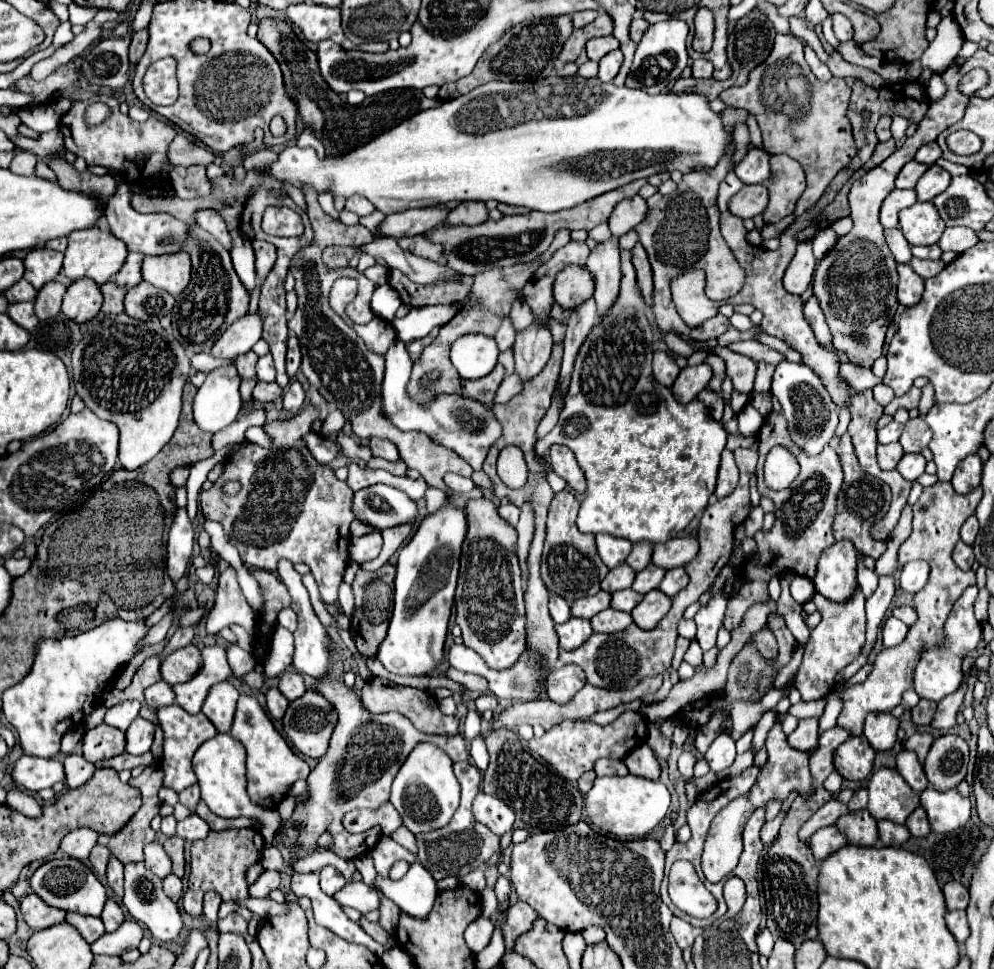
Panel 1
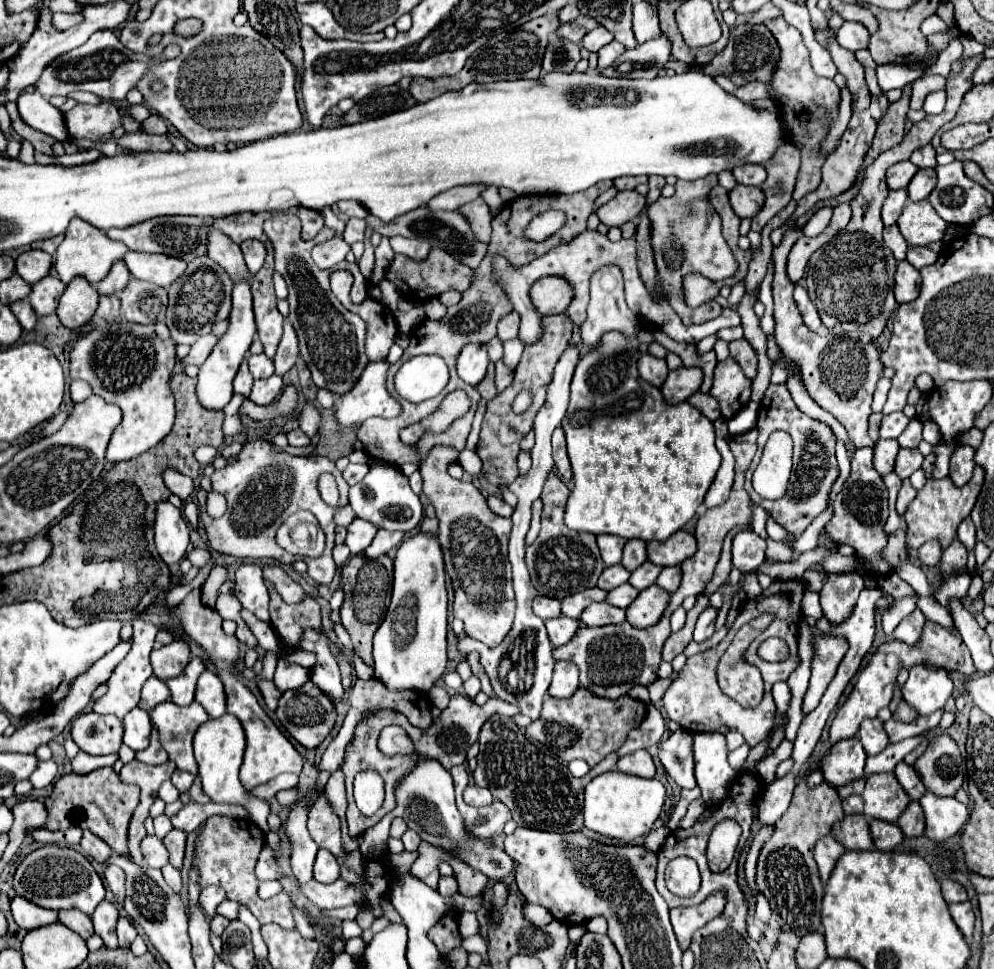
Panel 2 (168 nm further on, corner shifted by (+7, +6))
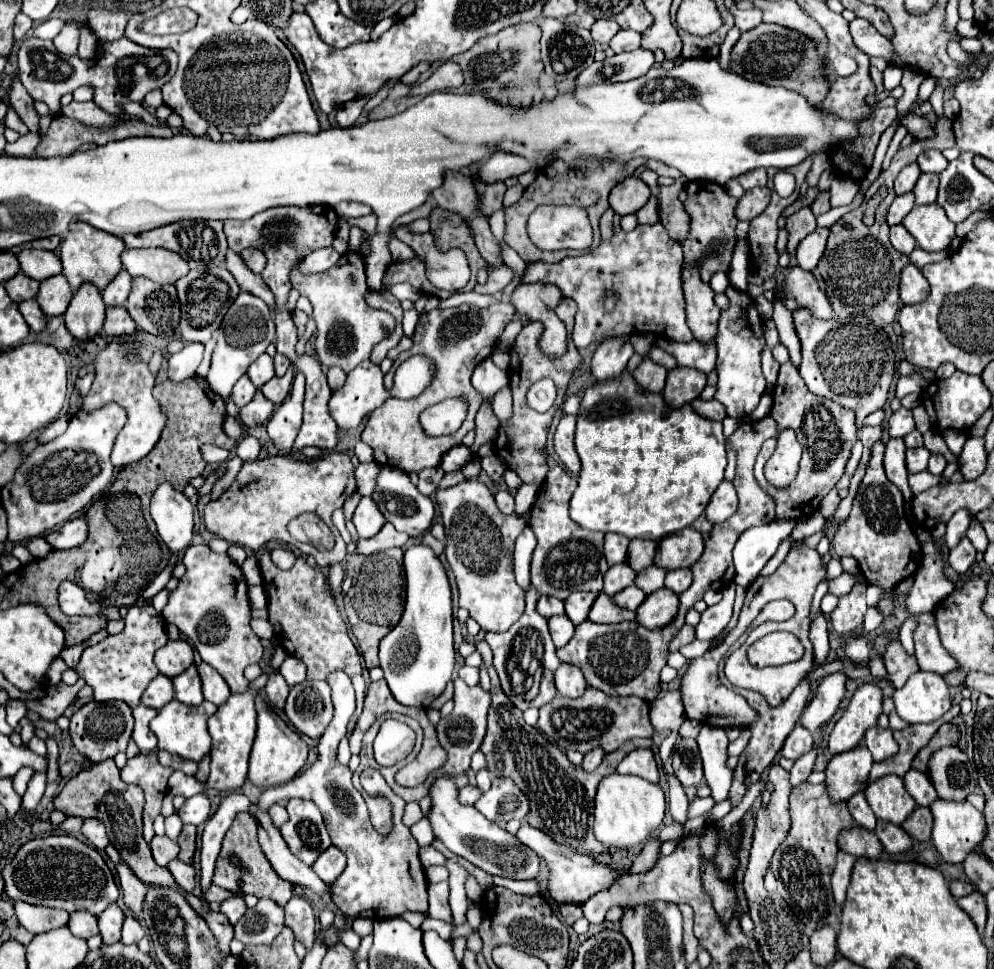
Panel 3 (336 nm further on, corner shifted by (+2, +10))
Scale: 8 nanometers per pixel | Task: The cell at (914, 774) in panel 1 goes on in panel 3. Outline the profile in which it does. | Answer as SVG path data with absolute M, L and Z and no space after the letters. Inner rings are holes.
M910 768L906 772L904 786L906 786L906 790L910 792L910 796L914 798L914 802L918 806L930 806L930 802L938 796L930 778L928 778L928 774L924 774L920 770L914 770L914 768Z

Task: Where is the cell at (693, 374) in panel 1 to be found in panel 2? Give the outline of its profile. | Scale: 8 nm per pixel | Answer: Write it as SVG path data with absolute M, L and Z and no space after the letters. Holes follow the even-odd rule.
M683 366L683 368L669 372L665 384L661 386L661 394L667 400L667 404L681 404L699 390L701 382L703 382L701 368L685 368Z

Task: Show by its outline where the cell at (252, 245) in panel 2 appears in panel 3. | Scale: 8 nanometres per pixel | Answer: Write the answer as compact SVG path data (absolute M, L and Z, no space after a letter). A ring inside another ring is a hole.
M246 248L244 252L240 252L240 256L244 258L244 262L246 262L256 274L260 274L260 272L264 270L264 266L266 266L266 256L264 256L264 252L258 250L258 248Z

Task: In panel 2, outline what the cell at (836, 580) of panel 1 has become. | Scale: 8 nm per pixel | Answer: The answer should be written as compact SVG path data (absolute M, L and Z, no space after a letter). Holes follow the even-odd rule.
M857 572L851 574L829 574L827 584L821 590L823 614L831 626L837 626L851 616L859 592L865 588L863 576Z

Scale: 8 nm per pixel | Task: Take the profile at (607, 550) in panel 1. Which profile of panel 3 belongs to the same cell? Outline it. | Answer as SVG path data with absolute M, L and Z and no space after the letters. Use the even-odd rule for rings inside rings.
M612 532L606 534L606 542L604 542L604 554L606 554L606 560L608 564L620 564L626 560L626 554L628 554L628 538L626 536L616 536Z

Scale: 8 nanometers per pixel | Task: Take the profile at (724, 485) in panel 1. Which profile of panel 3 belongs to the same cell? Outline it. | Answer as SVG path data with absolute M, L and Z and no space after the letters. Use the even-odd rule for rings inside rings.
M722 480L722 484L716 488L716 492L712 494L708 506L706 506L706 518L712 524L718 524L722 520L726 520L728 516L732 516L738 508L738 496L734 490L734 484L728 480Z

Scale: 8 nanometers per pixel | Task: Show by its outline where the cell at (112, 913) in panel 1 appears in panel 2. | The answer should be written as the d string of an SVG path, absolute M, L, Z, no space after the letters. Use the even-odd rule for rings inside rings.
M103 900L95 914L91 916L93 920L93 926L95 926L95 934L99 934L105 942L107 948L117 948L117 936L115 936L115 924L117 924L117 918L119 918L119 912L117 912L117 906Z

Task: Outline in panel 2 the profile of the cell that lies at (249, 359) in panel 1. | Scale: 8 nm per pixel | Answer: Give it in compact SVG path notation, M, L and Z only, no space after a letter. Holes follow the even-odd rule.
M243 360L241 368L239 368L237 376L235 376L235 382L233 382L235 394L241 394L241 396L247 398L251 394L251 384L253 384L253 376L251 376L251 372L247 368L247 360Z

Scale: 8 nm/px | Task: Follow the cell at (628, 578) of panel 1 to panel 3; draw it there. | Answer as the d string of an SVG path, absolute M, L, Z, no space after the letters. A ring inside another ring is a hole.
M626 562L610 566L610 570L604 574L604 592L608 596L614 596L616 592L630 586L634 582L634 578L636 578L636 572Z

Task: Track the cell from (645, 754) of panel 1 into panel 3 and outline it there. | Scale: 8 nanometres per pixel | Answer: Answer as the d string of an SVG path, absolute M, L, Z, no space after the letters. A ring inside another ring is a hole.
M640 748L630 752L616 768L620 774L634 774L648 782L658 782L658 764L654 760L652 750Z

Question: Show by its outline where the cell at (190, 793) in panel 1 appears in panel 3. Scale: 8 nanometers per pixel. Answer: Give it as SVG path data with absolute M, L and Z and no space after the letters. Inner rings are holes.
M172 756L172 764L170 764L174 770L182 770L184 774L188 776L194 776L196 770L198 770L198 764L192 762L192 760L180 760L178 756Z

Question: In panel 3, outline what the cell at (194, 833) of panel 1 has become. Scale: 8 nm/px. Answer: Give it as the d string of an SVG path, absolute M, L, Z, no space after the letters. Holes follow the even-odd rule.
M204 794L188 798L184 806L178 810L180 820L184 824L194 824L194 826L200 826L202 822L206 822L208 814L210 814L210 800Z

